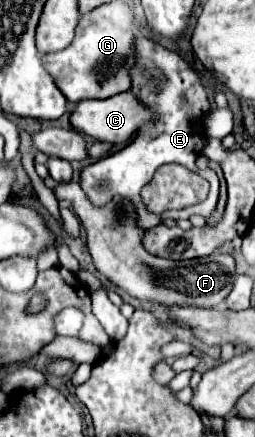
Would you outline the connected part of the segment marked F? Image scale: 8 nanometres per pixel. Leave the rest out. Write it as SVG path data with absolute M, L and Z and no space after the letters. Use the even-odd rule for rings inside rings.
M79 183L57 185L57 187L53 187L53 193L55 193L57 201L67 199L73 205L75 215L79 217L79 221L81 221L81 225L85 229L87 247L89 247L89 253L91 253L91 257L95 261L95 267L111 283L115 283L117 287L125 289L129 295L133 295L137 299L145 299L145 301L157 301L161 305L211 305L211 307L217 307L231 293L233 283L235 283L235 259L233 259L231 253L217 251L217 253L213 253L209 257L201 257L201 259L193 259L193 261L167 261L167 259L153 257L141 245L143 231L139 231L137 225L135 225L135 211L133 211L129 201L117 197L109 205L97 209L97 207L93 207L89 203L89 199L85 197L85 193L83 193Z

